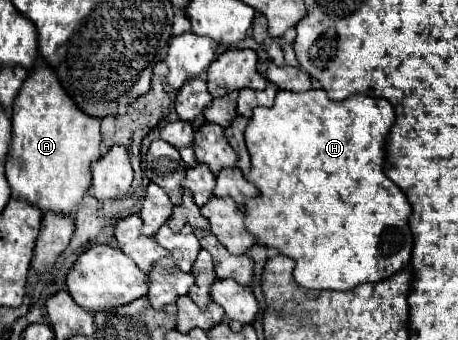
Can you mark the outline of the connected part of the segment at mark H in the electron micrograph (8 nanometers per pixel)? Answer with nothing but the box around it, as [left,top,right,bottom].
[244,88,412,290]

